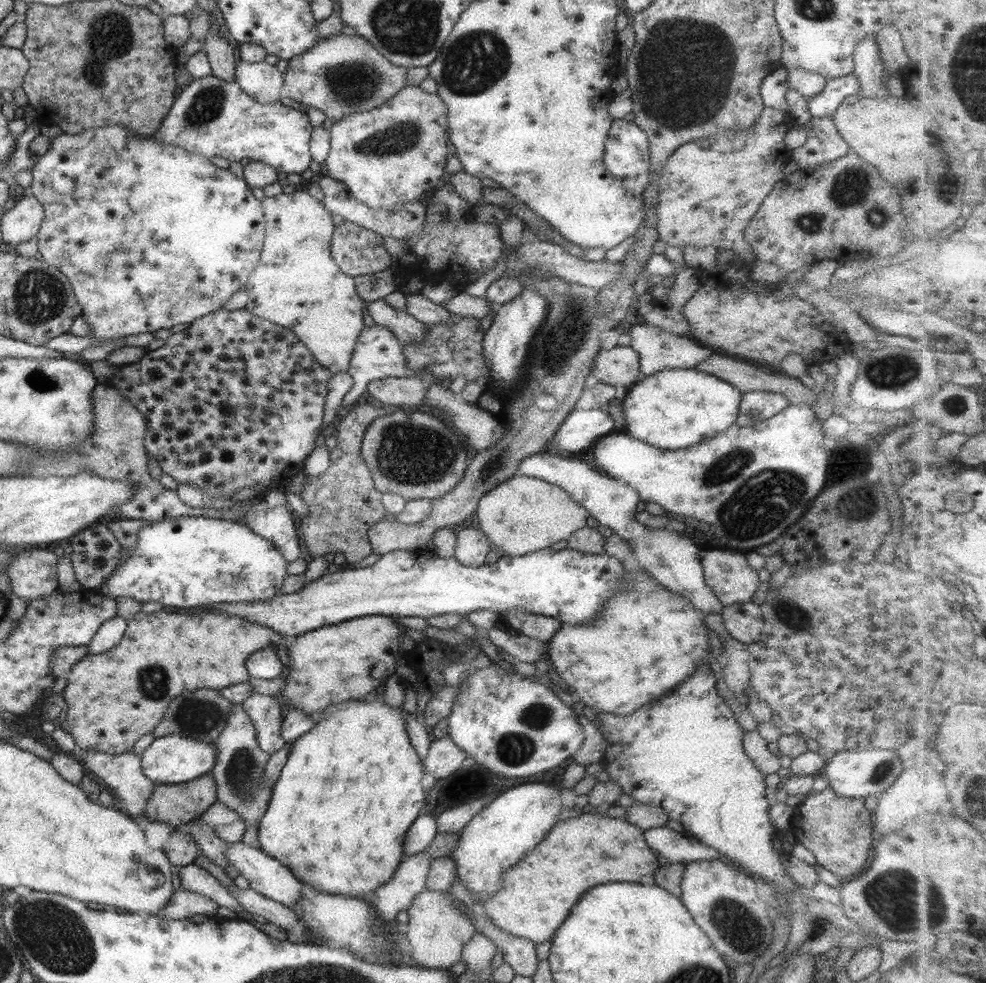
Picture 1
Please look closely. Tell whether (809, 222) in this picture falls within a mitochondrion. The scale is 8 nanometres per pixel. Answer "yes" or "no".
yes

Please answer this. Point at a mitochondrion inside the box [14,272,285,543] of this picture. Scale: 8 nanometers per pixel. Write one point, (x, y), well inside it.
(37, 380)

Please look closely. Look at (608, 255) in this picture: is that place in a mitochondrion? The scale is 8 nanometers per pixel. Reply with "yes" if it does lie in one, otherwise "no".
no

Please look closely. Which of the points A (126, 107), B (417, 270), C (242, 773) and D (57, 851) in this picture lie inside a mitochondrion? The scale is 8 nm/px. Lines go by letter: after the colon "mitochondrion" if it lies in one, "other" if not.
A: other
B: other
C: mitochondrion
D: other

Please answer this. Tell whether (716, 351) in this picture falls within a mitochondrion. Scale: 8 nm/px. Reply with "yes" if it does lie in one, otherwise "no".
no

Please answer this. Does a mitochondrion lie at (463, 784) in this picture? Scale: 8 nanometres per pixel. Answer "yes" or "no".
no

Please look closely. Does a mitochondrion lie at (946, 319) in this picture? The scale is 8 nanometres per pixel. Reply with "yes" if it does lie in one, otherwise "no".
no

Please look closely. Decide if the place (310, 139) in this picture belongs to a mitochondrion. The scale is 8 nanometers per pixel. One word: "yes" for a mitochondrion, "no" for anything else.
no

